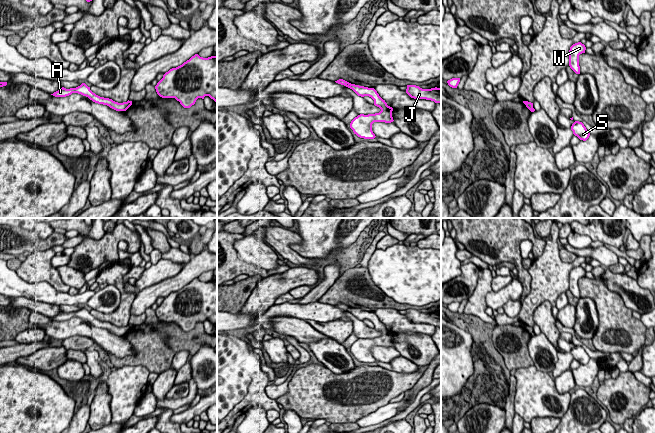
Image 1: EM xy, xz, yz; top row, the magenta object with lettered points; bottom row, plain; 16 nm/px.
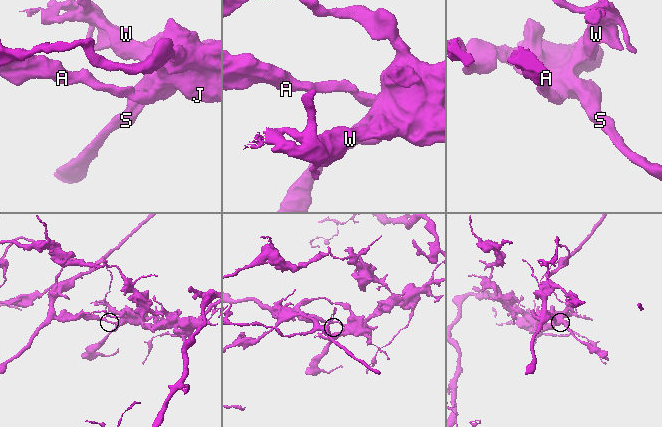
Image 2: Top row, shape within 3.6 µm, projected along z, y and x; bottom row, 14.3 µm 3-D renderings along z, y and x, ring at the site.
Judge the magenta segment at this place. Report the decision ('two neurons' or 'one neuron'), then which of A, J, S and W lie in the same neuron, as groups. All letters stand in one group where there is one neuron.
two neurons; A / J S W

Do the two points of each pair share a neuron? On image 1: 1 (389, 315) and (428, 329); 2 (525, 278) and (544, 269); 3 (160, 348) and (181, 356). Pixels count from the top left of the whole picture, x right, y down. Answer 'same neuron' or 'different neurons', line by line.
1: same neuron
2: different neurons
3: different neurons

